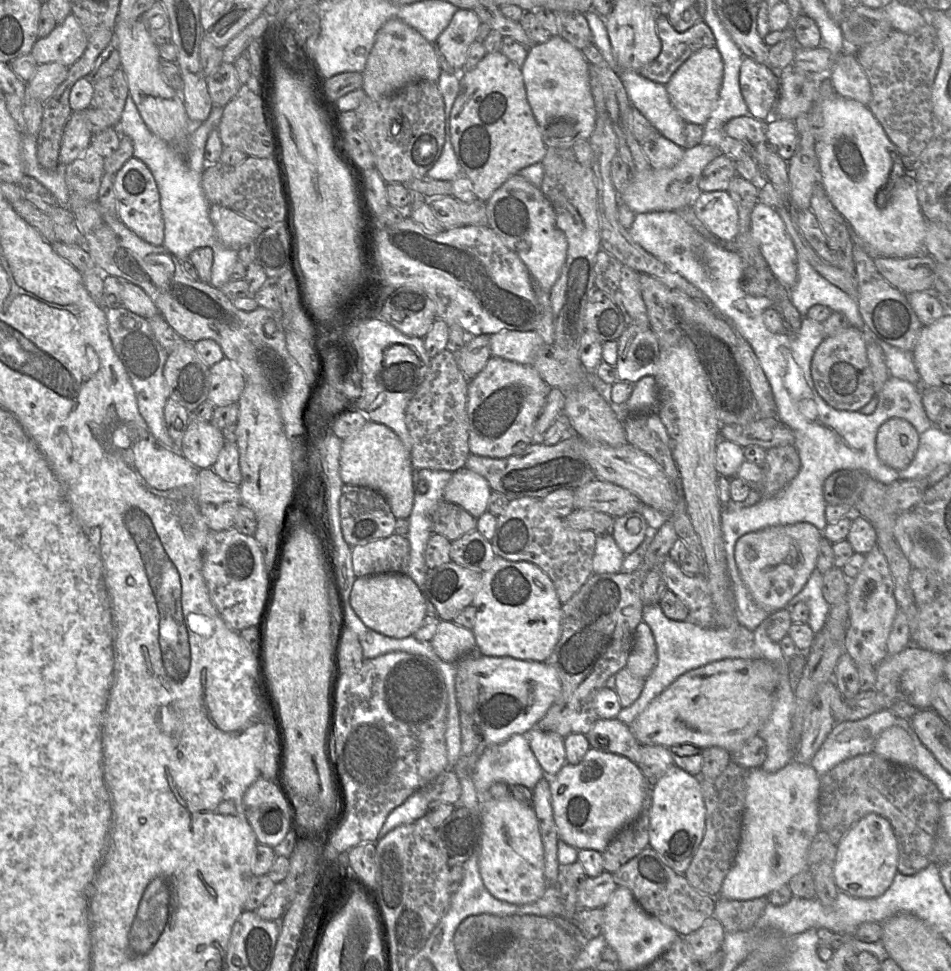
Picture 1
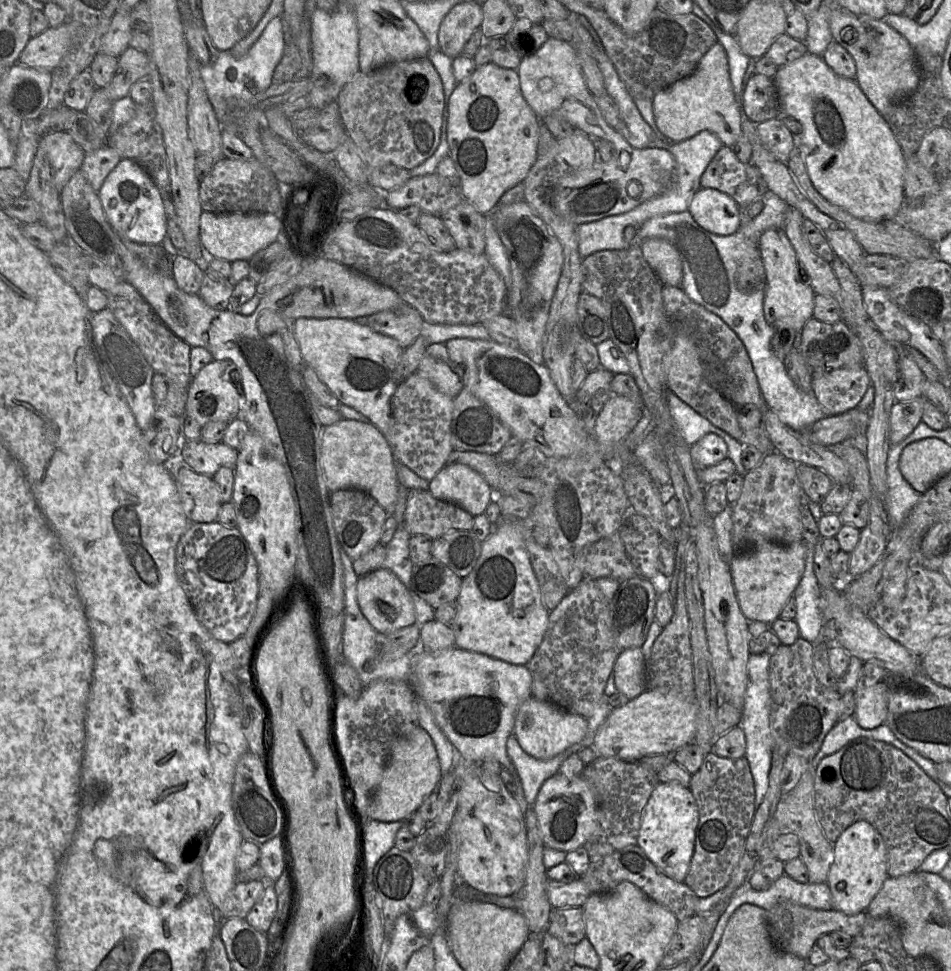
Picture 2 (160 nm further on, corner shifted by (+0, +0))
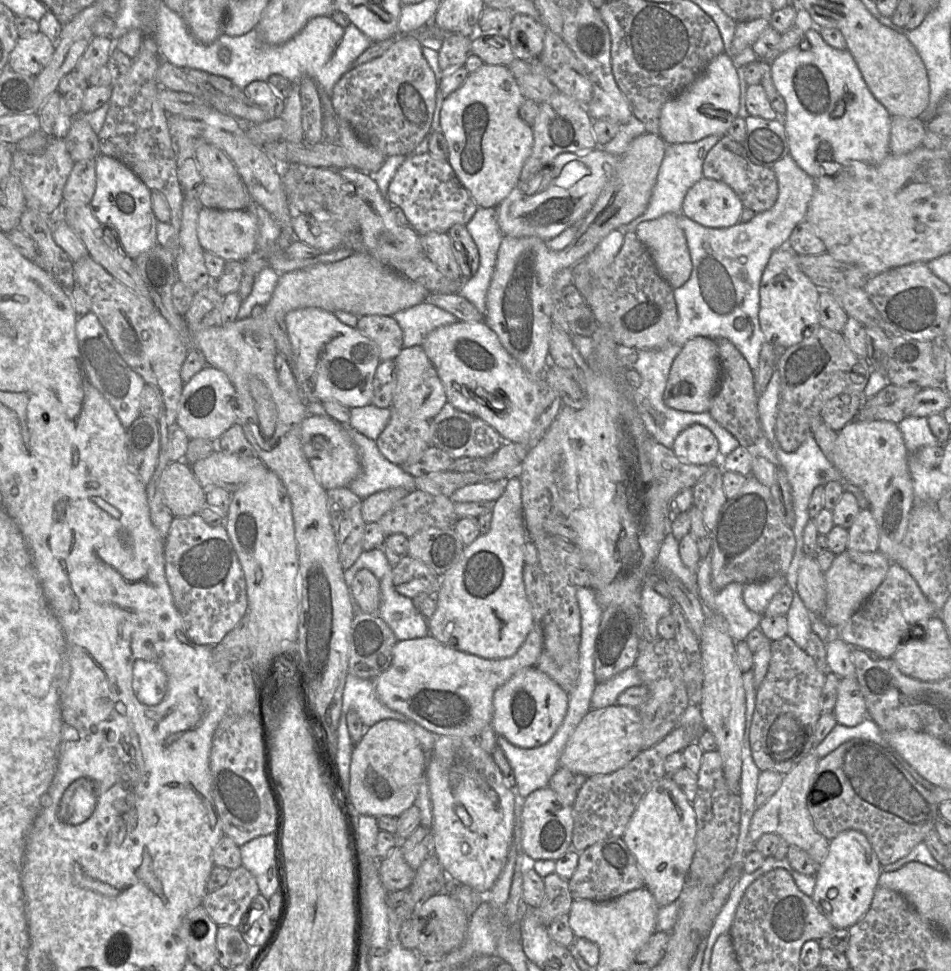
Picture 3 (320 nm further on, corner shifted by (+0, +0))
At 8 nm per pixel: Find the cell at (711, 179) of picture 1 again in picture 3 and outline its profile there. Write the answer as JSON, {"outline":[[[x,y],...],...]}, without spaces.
{"outline":[[[728,134],[722,136],[709,151],[703,164],[703,176],[730,186],[741,199],[744,207],[756,213],[773,207],[778,198],[778,182],[774,170],[753,163],[742,144]]]}

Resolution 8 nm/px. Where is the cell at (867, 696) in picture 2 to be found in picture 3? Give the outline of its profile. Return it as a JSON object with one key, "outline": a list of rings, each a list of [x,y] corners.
{"outline":[[[840,677],[833,714],[838,724],[848,727],[858,725],[867,717],[866,702],[855,677]]]}

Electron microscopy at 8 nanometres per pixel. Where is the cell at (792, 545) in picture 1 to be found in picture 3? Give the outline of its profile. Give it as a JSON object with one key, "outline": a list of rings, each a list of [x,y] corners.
{"outline":[[[775,576],[761,582],[743,585],[743,600],[753,612],[763,615],[773,596],[787,585],[786,576]]]}

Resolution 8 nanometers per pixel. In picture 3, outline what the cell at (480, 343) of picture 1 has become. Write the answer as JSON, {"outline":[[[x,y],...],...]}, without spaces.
{"outline":[[[421,346],[403,348],[394,359],[397,366],[397,385],[390,408],[414,419],[431,420],[447,403],[444,386]]]}

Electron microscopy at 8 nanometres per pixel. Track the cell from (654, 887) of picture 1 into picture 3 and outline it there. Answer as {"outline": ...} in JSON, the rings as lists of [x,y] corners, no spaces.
{"outline":[[[622,837],[598,841],[579,852],[576,870],[568,884],[573,899],[598,902],[609,901],[633,889],[645,888],[645,881],[636,859]]]}

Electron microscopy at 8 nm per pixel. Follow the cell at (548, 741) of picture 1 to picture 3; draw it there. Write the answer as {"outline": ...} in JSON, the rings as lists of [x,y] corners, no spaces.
{"outline":[[[535,666],[522,669],[496,689],[493,696],[492,727],[521,748],[534,748],[548,742],[563,722],[569,694]]]}

